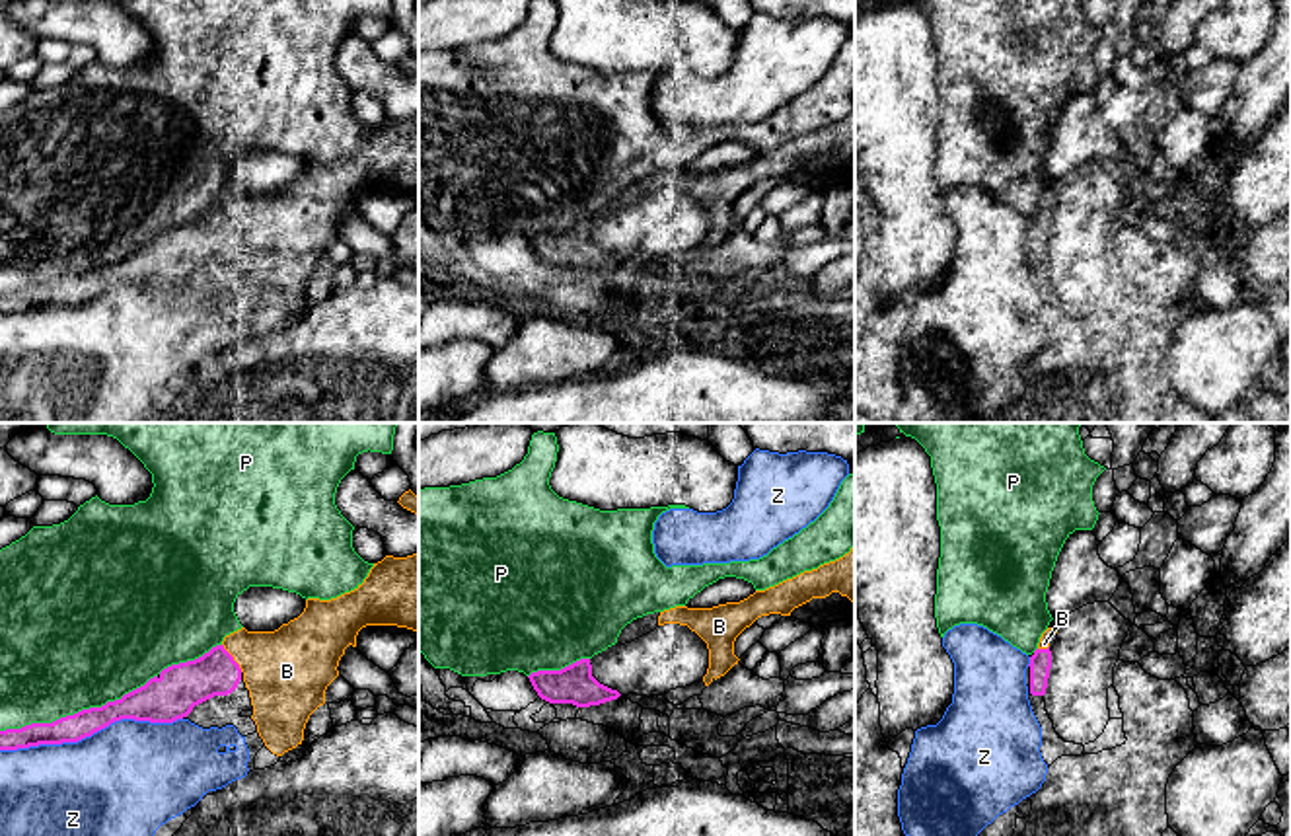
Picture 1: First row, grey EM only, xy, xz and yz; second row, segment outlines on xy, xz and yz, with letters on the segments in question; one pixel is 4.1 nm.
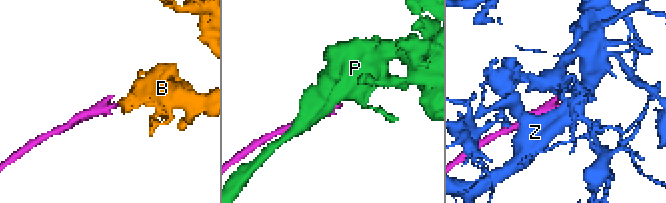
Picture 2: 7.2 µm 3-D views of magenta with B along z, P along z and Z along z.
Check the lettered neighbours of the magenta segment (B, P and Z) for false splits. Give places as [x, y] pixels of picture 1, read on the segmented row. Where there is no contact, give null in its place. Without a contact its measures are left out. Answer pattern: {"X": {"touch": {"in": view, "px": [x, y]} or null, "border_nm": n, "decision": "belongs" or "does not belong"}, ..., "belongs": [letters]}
{"B": {"touch": {"in": "xy", "px": [232, 657]}, "border_nm": 150, "decision": "belongs"}, "P": {"touch": {"in": "xy", "px": [110, 702]}, "border_nm": 1000, "decision": "does not belong"}, "Z": {"touch": {"in": "xy", "px": [90, 735]}, "border_nm": 750, "decision": "does not belong"}, "belongs": ["B"]}

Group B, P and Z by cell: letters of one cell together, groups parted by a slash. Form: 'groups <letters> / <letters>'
groups B / P / Z

